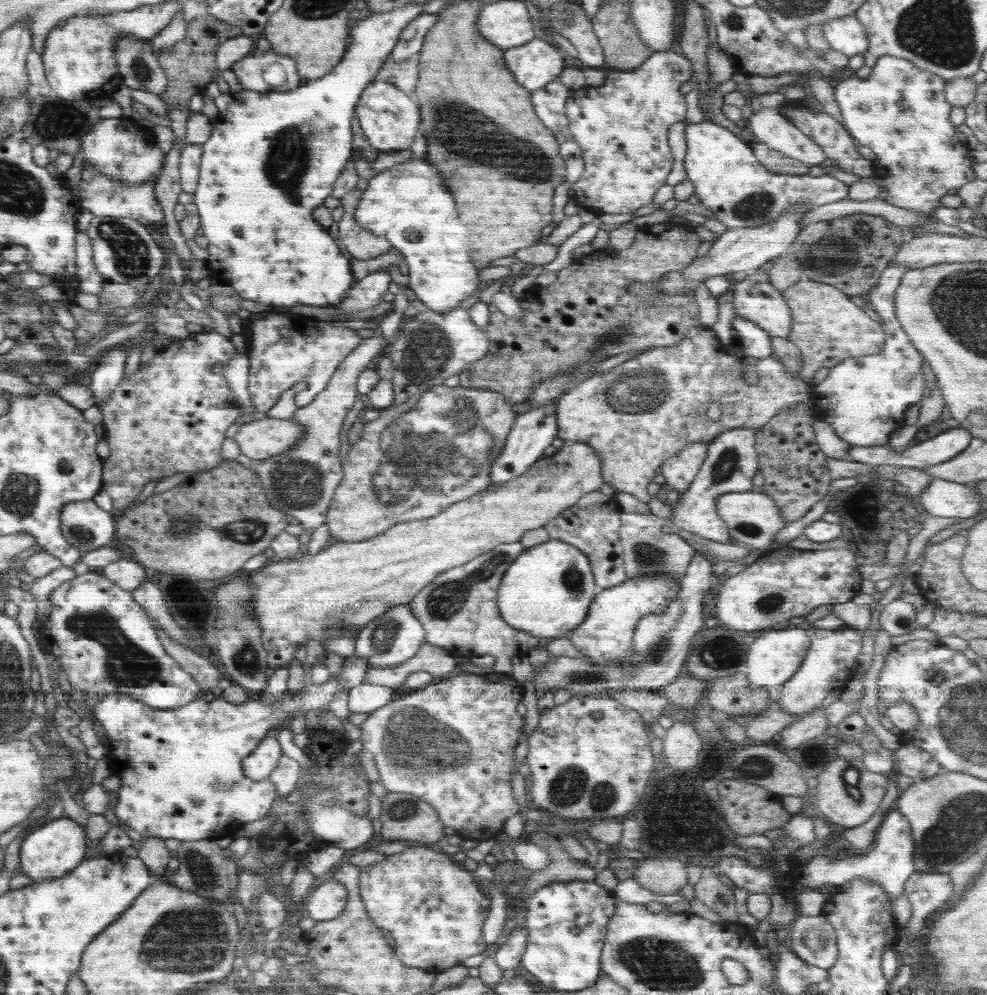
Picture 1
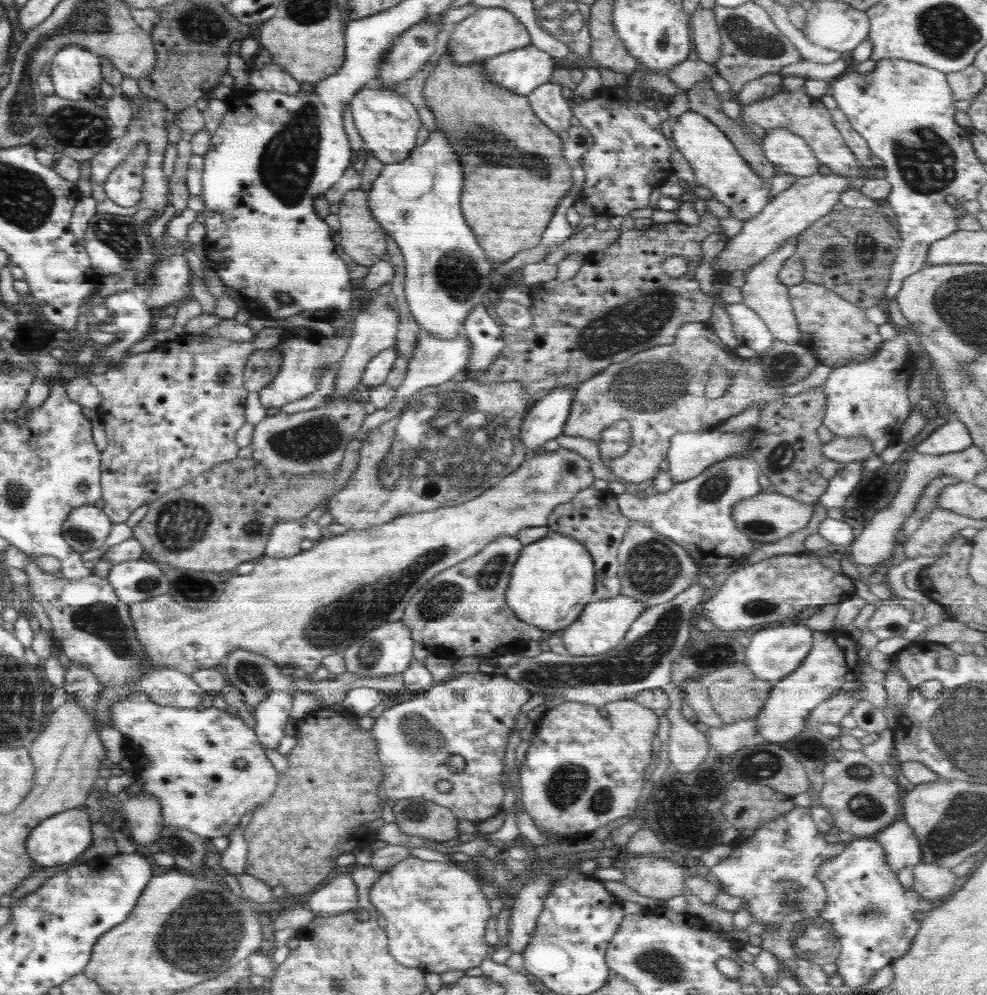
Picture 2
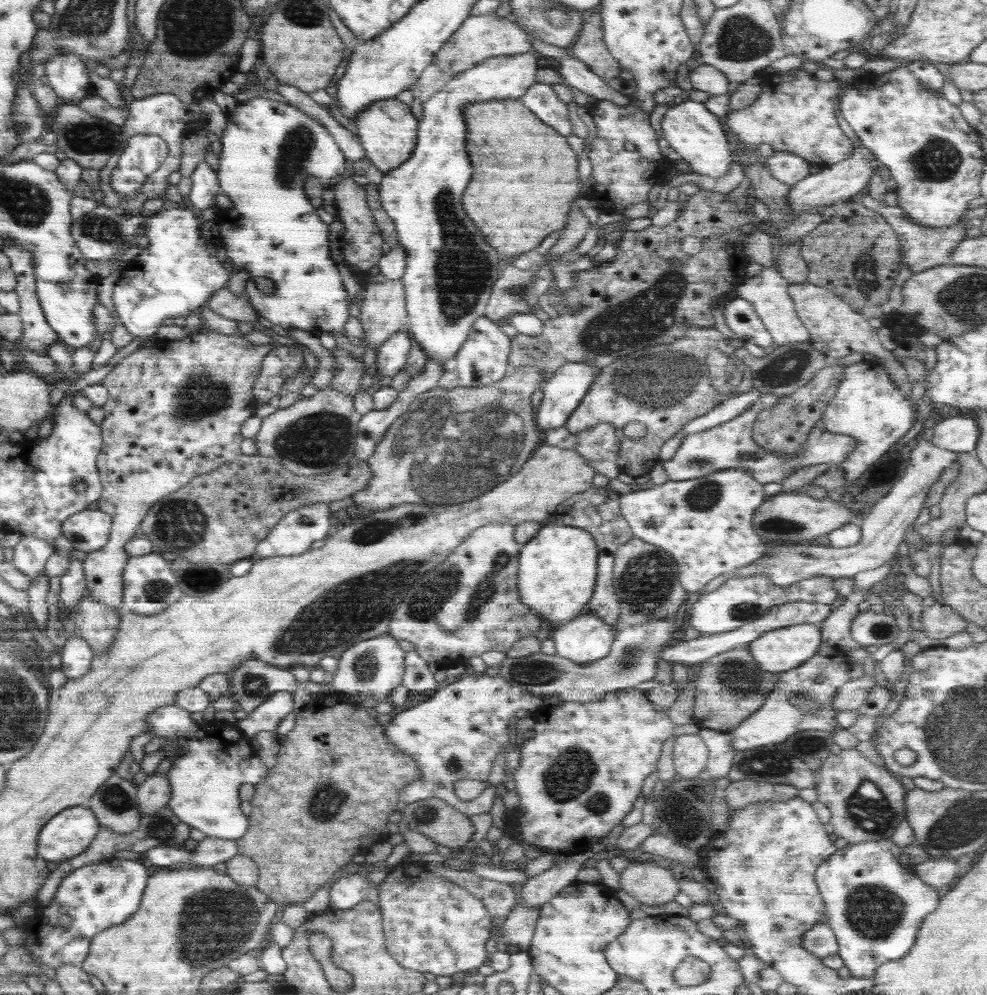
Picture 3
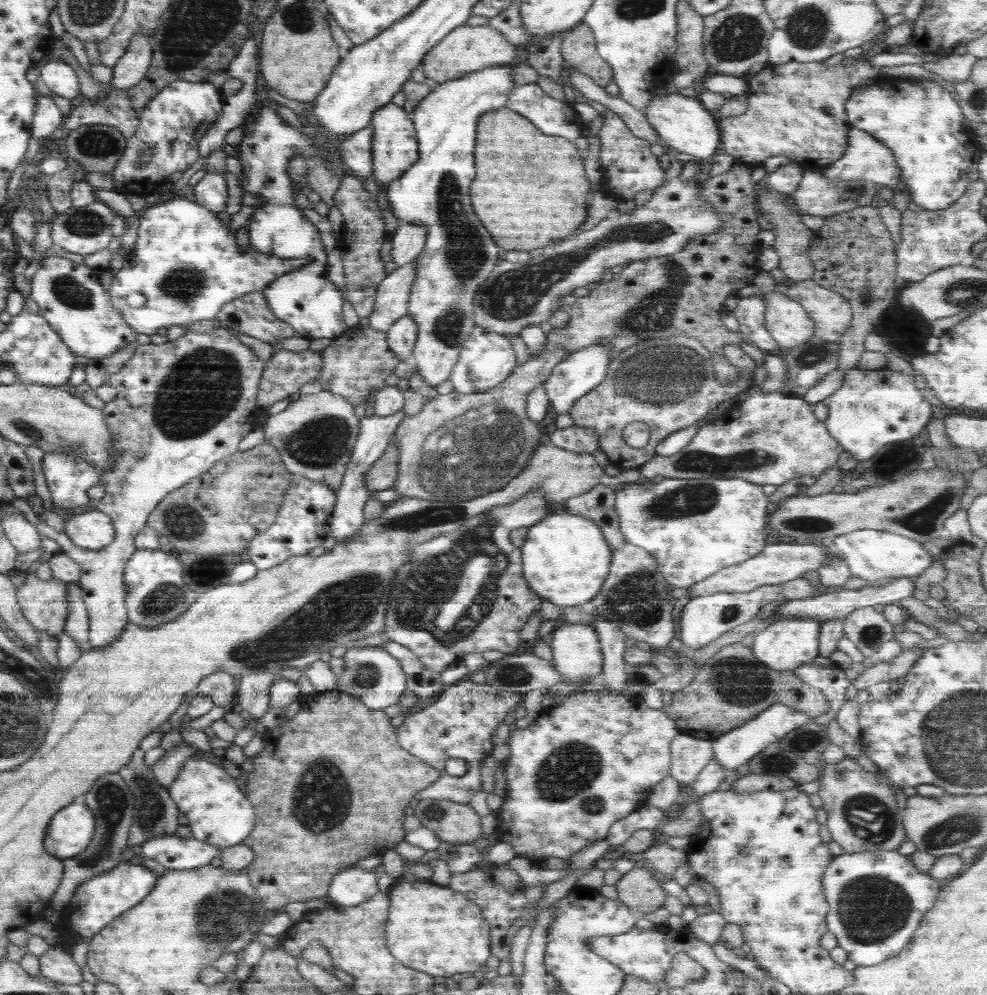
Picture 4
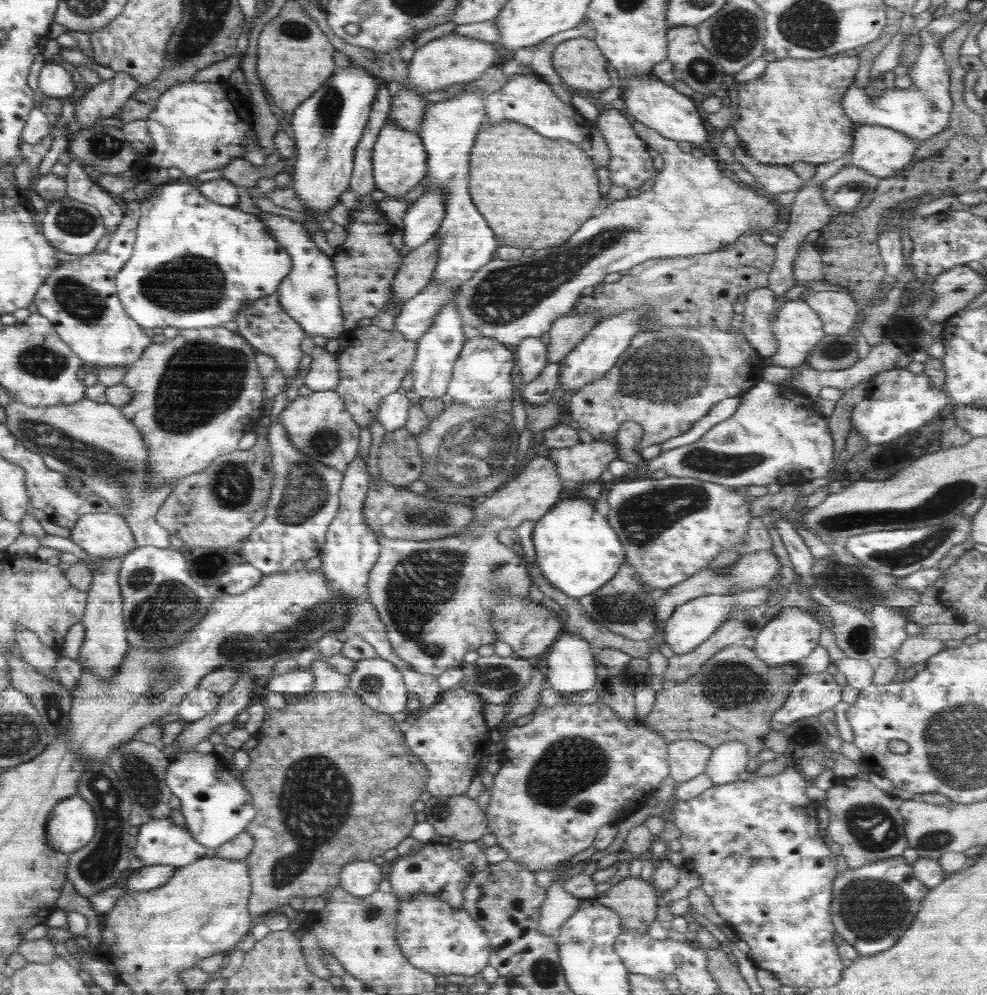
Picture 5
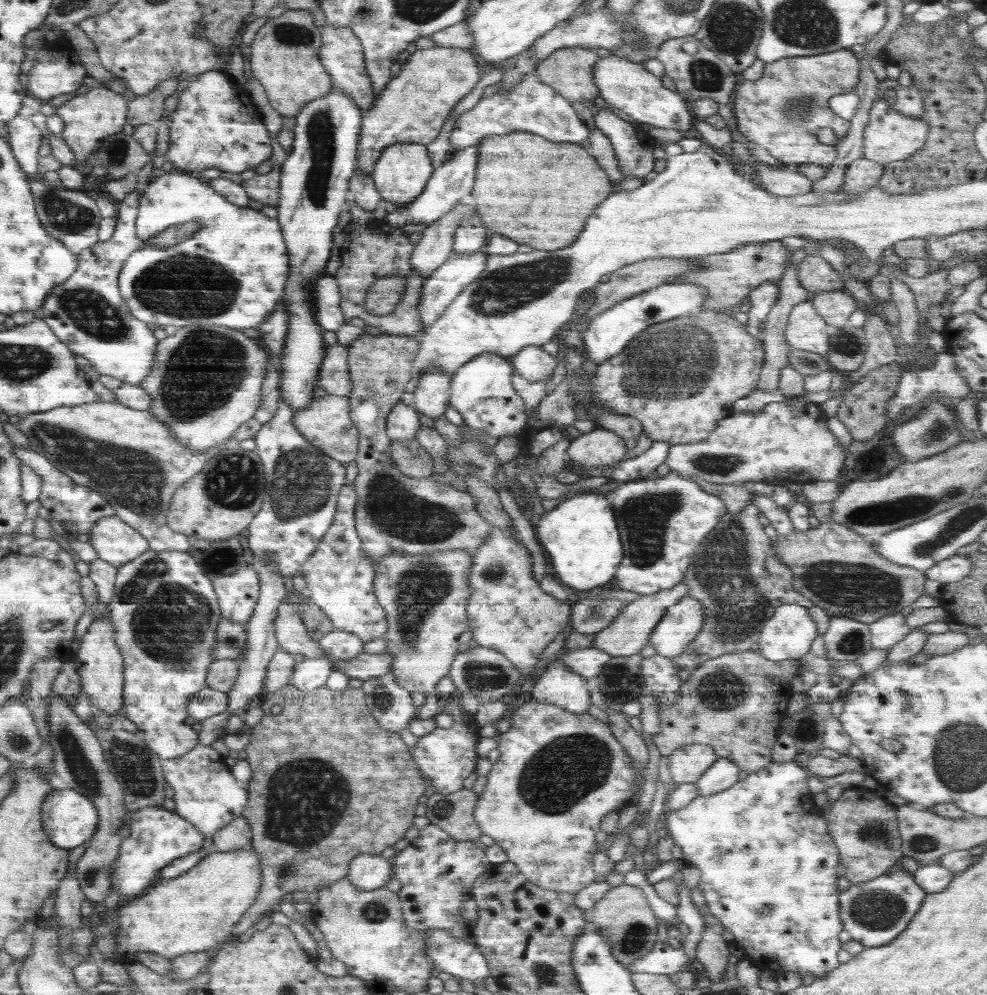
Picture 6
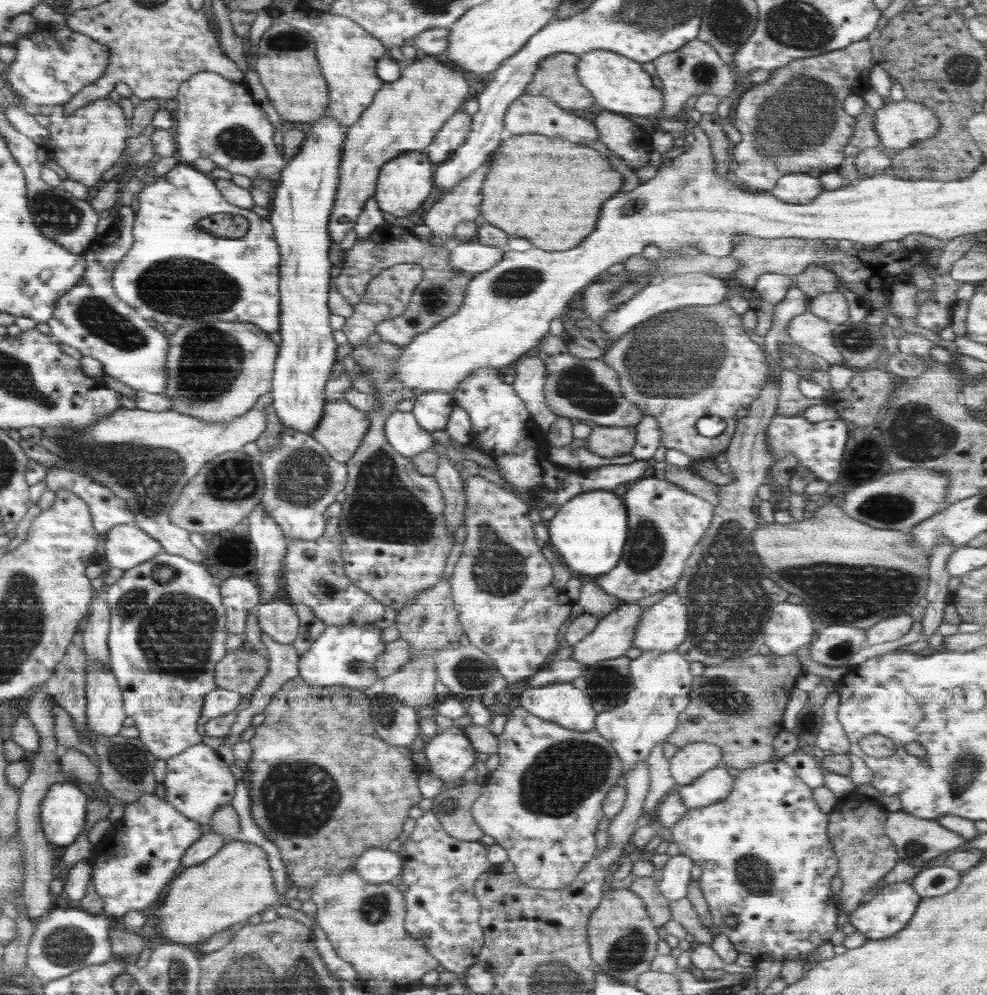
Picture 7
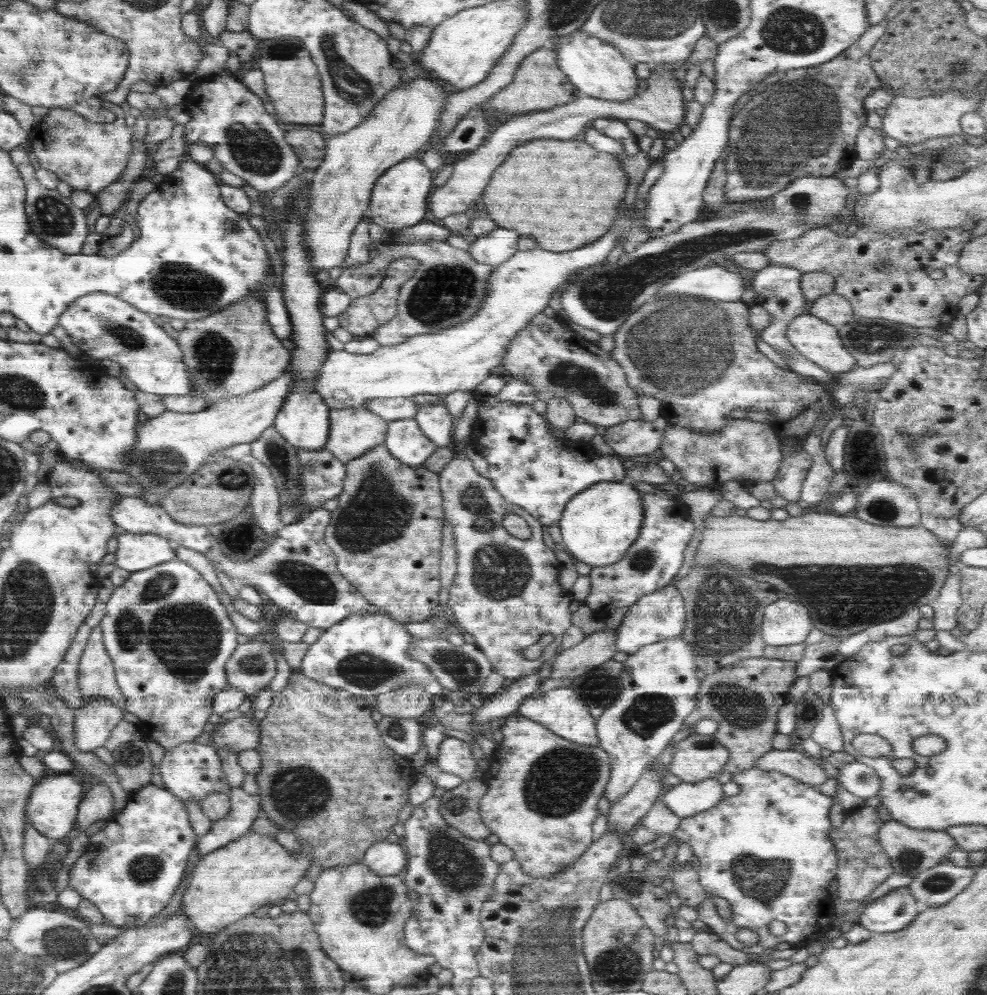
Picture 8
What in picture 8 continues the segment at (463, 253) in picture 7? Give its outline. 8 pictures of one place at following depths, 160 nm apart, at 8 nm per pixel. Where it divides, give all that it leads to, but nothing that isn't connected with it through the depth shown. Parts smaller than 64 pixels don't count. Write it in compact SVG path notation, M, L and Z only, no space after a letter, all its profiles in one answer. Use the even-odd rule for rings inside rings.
M496 226L494 231L476 238L476 242L470 244L467 253L476 262L497 267L518 251L518 240L518 234L514 234L512 230Z

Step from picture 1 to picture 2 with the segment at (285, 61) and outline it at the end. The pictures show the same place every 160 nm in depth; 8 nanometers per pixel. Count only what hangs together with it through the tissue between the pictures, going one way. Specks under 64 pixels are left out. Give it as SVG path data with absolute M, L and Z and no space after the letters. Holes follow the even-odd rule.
M266 63L261 68L253 64L252 72L249 72L249 84L252 84L257 91L272 91L282 94L296 94L300 92L300 82L292 75L289 75L280 65Z

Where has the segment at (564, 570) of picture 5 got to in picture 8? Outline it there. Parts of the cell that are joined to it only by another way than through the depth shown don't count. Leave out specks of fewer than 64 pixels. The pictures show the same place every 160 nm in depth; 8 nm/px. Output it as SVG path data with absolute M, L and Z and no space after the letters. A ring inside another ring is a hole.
M628 480L598 482L575 494L557 524L565 550L592 567L618 562L638 538L644 516L643 496Z

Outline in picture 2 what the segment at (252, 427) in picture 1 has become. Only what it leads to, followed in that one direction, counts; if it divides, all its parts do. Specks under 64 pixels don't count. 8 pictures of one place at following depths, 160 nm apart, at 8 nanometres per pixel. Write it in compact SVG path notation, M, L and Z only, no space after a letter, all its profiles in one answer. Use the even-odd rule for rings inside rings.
M351 397L326 401L326 403L322 403L322 405L316 408L294 414L280 412L269 415L263 421L254 425L252 440L249 445L252 449L252 458L257 462L263 463L269 469L276 470L277 472L290 473L292 475L311 473L312 471L332 472L341 463L344 451L347 449L349 442L355 438L366 415L363 402L360 403Z

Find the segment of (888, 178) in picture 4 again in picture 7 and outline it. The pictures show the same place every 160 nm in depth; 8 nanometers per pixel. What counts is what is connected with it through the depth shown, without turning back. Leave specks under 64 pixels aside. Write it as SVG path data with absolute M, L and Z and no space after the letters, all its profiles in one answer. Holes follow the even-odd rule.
M912 101L885 104L875 111L874 131L886 155L892 157L900 150L924 142L940 130L940 119L932 109Z

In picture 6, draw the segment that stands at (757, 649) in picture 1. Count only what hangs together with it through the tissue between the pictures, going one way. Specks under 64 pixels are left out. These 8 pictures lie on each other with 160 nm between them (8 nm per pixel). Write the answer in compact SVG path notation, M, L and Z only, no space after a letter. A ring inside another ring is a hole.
M792 604L780 606L760 631L759 654L776 663L801 660L818 636L816 628L806 608Z

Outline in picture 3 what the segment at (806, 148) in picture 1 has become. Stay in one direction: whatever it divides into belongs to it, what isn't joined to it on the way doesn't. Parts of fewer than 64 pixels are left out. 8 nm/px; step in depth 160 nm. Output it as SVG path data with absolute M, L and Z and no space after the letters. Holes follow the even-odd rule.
M775 151L765 160L768 172L772 177L792 186L810 175L810 164L804 158L780 151Z

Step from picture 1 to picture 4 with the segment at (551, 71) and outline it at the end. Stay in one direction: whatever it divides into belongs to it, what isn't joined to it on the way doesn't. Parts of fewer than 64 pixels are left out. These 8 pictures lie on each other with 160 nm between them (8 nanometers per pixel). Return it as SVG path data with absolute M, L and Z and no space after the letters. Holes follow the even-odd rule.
M496 65L477 70L456 80L438 84L410 114L418 140L420 158L400 178L385 186L391 212L398 221L424 224L428 229L426 244L415 258L416 274L409 294L407 311L417 324L417 337L411 362L419 370L420 378L428 386L437 387L448 380L457 363L460 349L475 327L473 306L476 291L488 280L498 262L500 247L496 246L488 230L478 222L470 206L470 182L474 174L476 127L482 114L502 109L508 103L515 82L511 66Z

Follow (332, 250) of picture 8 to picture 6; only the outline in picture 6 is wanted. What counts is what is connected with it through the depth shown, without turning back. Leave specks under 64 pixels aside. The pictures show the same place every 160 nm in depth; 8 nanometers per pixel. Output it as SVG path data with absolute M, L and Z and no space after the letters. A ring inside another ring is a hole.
M434 46L412 53L401 66L400 74L391 77L374 106L362 116L354 172L370 177L389 145L415 143L427 146L434 142L458 102L479 80L478 58L470 48Z

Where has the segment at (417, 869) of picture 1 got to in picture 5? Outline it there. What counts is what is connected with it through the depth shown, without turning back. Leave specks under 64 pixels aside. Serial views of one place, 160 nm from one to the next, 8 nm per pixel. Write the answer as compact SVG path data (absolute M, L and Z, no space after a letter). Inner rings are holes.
M416 893L407 901L400 901L396 919L396 942L400 952L408 959L408 962L426 972L442 976L448 974L462 974L464 976L480 976L481 970L488 965L491 946L488 935L484 929L470 918L470 915L462 909L455 909L447 902L428 893Z

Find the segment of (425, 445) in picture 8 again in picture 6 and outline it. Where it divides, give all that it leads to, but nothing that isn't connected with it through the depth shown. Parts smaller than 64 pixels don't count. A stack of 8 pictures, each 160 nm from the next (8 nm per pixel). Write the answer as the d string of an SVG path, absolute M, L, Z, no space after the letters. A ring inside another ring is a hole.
M398 401L388 413L385 420L385 431L391 440L415 439L415 434L420 428L418 411L412 405Z

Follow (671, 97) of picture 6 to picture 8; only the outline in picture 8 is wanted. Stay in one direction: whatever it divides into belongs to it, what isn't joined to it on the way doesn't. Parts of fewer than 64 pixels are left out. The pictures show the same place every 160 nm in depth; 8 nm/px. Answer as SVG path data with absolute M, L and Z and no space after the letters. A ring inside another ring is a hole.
M576 30L559 38L554 50L558 66L580 93L604 101L626 102L638 95L634 62L611 44Z

